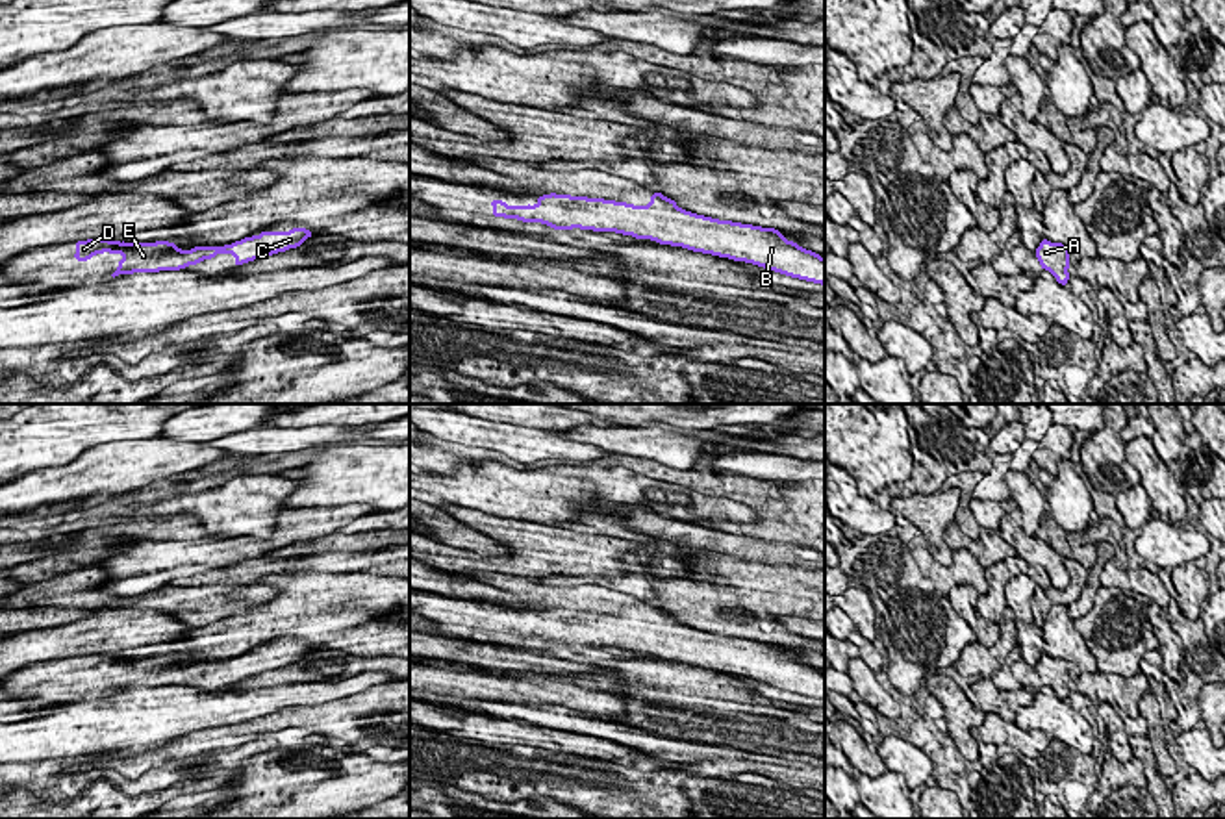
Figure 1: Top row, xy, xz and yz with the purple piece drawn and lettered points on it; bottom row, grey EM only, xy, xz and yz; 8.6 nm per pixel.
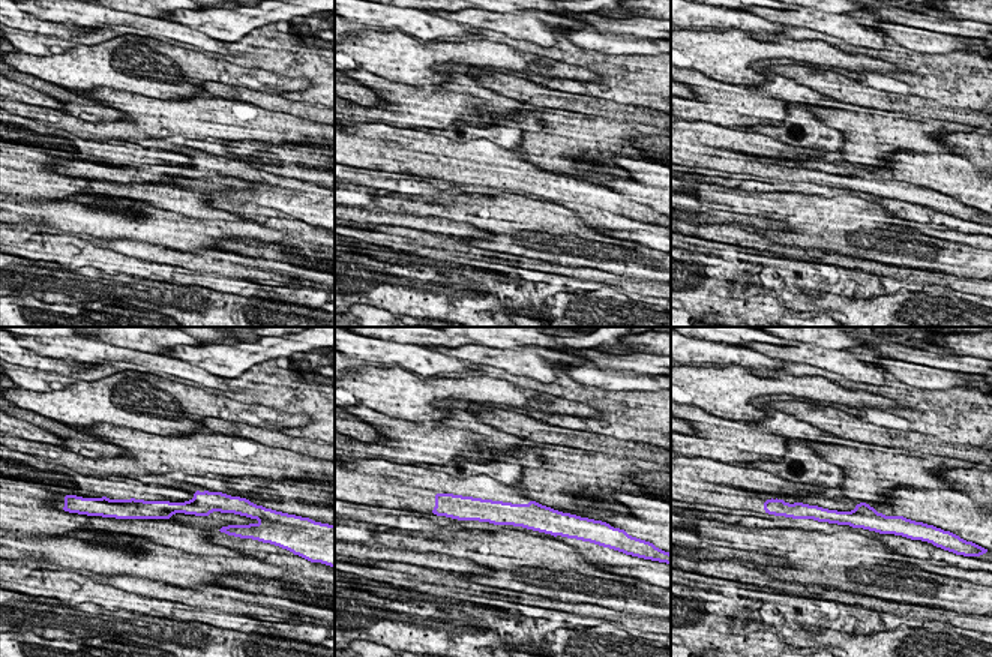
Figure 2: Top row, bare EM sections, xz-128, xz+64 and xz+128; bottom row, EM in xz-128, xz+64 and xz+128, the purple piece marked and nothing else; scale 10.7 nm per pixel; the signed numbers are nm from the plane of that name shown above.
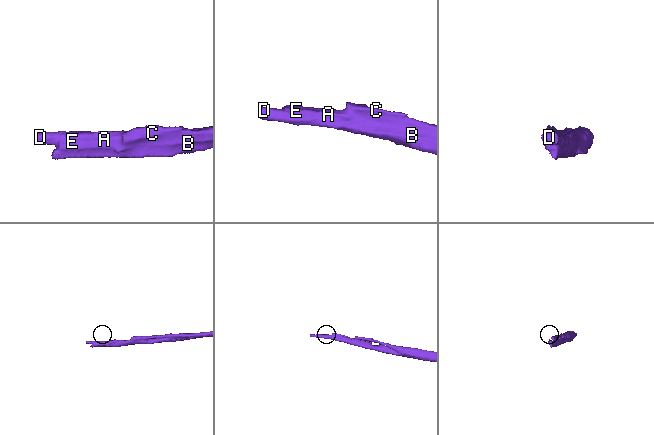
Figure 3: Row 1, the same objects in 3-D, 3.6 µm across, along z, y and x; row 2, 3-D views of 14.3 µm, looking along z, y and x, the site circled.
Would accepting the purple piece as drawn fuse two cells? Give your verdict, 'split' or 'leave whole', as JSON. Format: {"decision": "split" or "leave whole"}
{"decision": "leave whole"}

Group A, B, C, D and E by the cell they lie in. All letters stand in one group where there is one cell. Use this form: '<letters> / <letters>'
A B C D E

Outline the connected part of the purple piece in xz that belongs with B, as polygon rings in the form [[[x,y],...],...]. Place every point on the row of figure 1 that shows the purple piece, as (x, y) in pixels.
[[[652,193],[649,206],[626,202],[543,195],[530,206],[508,206],[489,200],[491,217],[541,222],[554,230],[615,232],[660,245],[752,263],[791,278],[825,285],[825,259],[775,228],[719,220],[686,211],[662,193]]]

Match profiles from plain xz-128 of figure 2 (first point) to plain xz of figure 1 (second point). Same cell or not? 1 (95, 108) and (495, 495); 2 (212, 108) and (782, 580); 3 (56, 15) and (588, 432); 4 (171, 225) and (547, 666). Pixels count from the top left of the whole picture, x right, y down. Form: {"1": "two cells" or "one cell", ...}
{"1": "two cells", "2": "two cells", "3": "two cells", "4": "two cells"}

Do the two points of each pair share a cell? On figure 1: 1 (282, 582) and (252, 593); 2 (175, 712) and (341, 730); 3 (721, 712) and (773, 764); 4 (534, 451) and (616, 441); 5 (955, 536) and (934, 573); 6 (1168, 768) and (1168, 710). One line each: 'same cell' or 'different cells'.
1: different cells
2: different cells
3: different cells
4: different cells
5: different cells
6: different cells

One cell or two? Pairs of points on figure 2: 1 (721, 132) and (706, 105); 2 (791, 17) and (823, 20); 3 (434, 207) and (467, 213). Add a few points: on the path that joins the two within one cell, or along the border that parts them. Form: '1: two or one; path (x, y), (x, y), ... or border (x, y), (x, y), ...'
1: two; border (686, 119), (740, 128)
2: one; path (799, 18), (815, 20)
3: one; path (441, 207), (459, 209)

